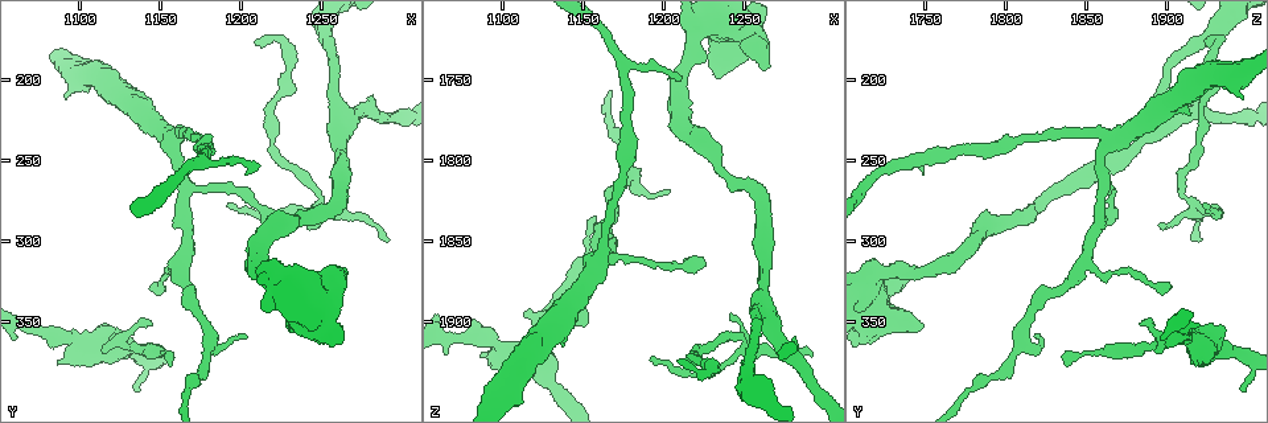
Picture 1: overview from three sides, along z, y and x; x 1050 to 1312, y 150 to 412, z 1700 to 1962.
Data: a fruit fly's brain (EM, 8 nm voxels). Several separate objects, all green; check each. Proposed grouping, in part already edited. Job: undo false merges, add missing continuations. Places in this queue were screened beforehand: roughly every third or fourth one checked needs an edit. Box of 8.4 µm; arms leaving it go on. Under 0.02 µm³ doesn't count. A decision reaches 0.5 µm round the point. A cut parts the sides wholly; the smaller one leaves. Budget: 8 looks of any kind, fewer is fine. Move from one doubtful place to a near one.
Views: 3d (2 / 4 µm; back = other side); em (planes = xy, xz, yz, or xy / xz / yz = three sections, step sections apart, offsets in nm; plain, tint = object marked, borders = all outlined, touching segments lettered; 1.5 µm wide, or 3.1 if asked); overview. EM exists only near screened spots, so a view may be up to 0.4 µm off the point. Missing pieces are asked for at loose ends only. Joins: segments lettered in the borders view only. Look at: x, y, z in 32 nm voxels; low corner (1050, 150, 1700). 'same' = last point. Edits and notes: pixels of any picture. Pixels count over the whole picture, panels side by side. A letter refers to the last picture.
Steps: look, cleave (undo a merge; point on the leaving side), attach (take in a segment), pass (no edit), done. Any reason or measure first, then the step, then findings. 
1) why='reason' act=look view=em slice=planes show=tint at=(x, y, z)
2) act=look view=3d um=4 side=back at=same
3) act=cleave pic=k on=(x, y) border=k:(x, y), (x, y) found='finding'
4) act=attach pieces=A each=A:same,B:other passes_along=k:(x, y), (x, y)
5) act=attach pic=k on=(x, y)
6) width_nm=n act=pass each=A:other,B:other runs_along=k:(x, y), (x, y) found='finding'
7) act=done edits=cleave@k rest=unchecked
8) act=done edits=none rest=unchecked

why='thin end' act=look view=em slice=planes show=borders at=(1194, 276, 1922)

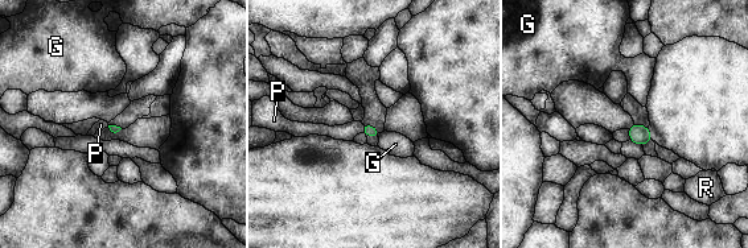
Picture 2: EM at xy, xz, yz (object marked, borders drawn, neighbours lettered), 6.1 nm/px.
act=attach pieces=P each=G:other,P:same,R:other found='it goes on there'

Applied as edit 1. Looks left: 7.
why='tapers out' act=look view=3d um=2 at=(1144, 330, 1902)

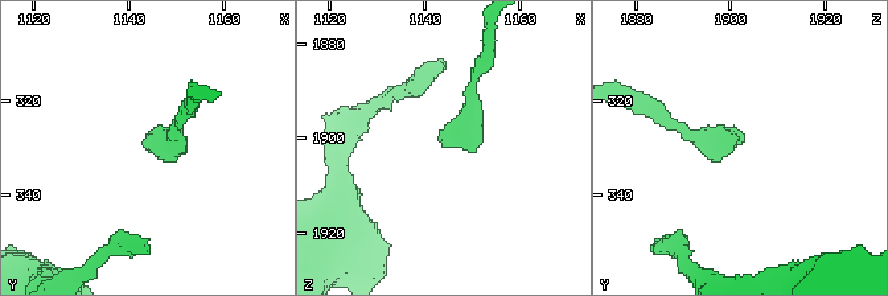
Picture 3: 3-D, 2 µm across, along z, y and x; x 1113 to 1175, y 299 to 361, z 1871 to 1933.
why='need the tissue' act=look view=em slice=xy step=8 show=borders at=(1143, 328, 1902)

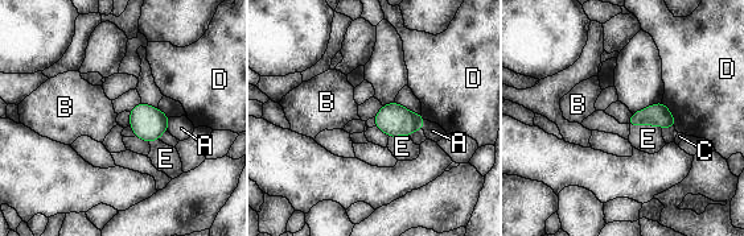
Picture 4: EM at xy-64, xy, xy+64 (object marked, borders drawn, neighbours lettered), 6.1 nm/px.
width_nm=120 act=pass each=A:other,B:other,C:other,D:other,E:other border=4:(631, 125), (652, 124), (661, 128) found='none of them fits'

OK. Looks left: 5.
why='stops while still wide' act=look view=em slice=yz step=4 show=tint at=(1084, 374, 1922)

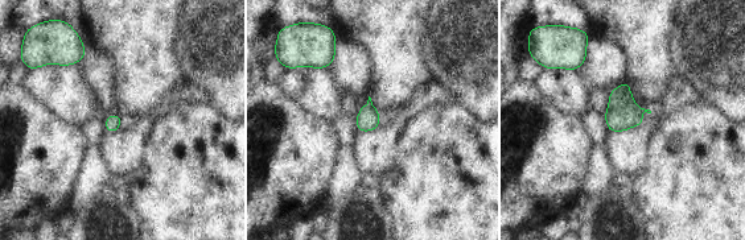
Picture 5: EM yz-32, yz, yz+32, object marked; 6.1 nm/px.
act=look view=em slice=planes show=borders at=same

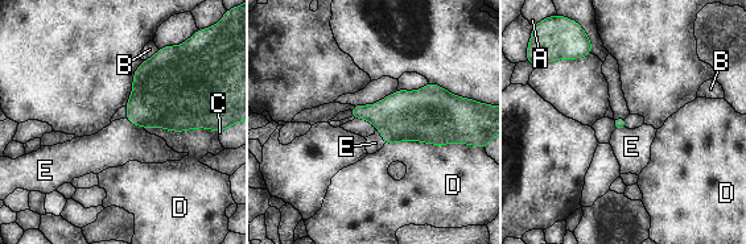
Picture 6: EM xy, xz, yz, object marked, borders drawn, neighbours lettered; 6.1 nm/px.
act=pass each=A:other,B:other,C:other,D:other,E:other border=6:(124, 119), (143, 128) found='none of them fits'

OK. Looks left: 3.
act=done edits=attach@2 rest=unchecked

